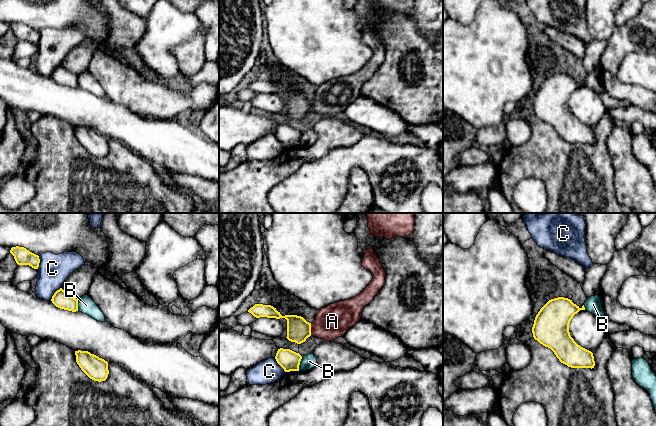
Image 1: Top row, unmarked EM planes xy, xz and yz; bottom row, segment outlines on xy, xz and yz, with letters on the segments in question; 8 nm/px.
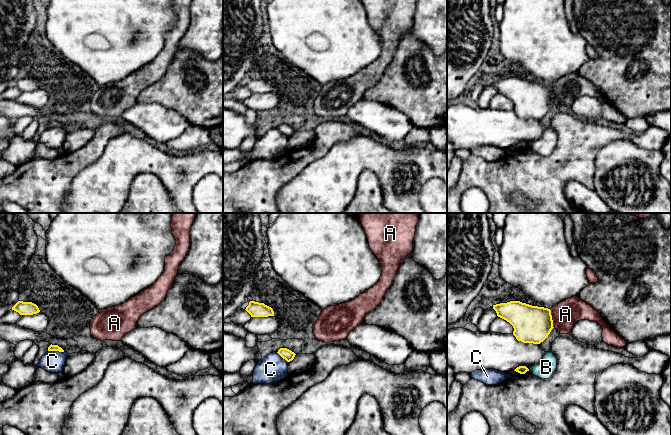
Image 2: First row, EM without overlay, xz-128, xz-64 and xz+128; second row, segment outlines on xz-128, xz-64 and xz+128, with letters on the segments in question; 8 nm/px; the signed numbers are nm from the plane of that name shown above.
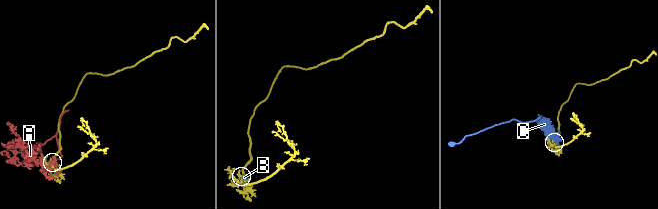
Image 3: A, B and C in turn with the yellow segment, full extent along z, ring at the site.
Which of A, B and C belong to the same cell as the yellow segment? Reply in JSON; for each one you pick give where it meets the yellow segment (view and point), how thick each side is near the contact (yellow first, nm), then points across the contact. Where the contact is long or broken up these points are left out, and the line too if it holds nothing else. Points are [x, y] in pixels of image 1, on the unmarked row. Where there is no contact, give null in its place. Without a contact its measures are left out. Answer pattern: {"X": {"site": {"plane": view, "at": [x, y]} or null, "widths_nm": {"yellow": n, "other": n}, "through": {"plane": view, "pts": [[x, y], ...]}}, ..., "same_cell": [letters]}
{"same_cell": []}

